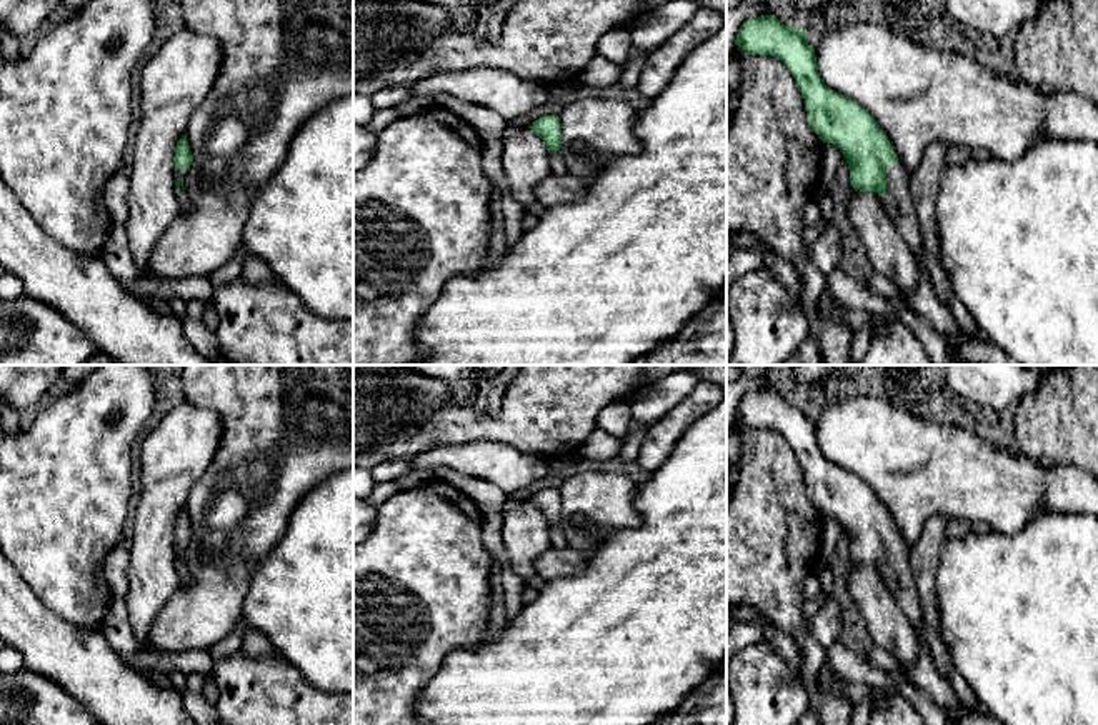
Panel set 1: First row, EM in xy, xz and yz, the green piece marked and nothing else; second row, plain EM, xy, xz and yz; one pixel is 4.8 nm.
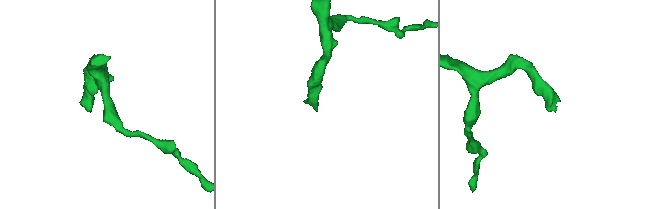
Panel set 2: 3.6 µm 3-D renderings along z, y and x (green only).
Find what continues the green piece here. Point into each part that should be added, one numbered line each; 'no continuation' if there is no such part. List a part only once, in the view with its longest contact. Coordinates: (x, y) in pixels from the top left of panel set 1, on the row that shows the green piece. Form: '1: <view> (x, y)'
1: yz (897, 200)

